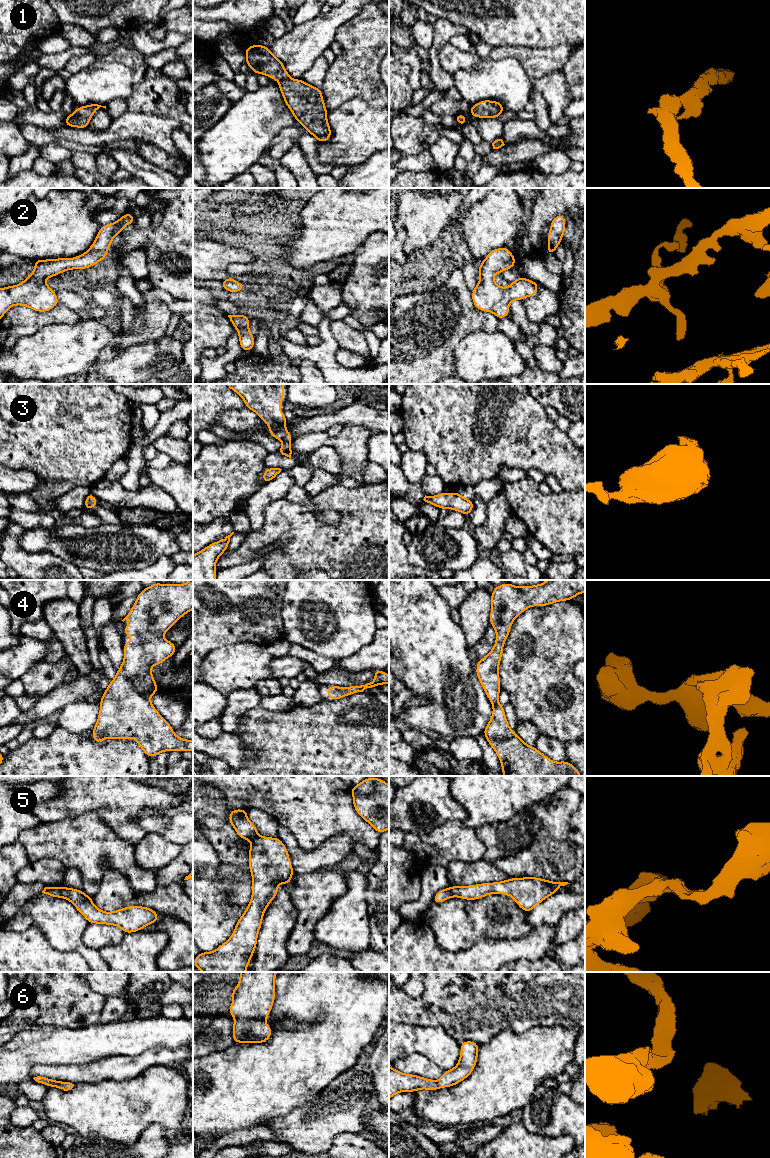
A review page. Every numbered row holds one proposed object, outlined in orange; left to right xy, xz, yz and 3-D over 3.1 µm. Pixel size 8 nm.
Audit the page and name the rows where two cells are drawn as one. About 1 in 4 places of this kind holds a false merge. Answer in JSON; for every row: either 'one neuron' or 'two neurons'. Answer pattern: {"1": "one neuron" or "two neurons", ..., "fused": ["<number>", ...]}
{"1": "one neuron", "2": "one neuron", "3": "one neuron", "4": "one neuron", "5": "two neurons", "6": "one neuron", "fused": ["5"]}

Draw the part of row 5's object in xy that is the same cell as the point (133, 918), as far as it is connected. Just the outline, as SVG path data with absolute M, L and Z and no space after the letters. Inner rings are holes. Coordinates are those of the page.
M59 886L59 890L62 897L70 901L88 923L115 925L125 934L142 930L145 926L156 923L159 918L157 912L143 906L129 906L104 912L94 905L92 897L87 896L83 890L63 886Z

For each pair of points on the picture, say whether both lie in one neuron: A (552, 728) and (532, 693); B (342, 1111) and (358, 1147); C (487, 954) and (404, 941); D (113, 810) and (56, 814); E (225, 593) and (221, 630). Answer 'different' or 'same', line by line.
A: same
B: different
C: same
D: same
E: same

